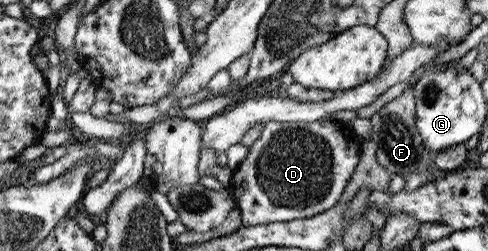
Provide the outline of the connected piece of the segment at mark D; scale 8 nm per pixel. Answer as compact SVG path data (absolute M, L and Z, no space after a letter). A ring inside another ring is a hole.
M329 117L310 123L294 121L269 121L268 123L265 123L258 139L247 149L244 159L239 163L236 169L230 172L231 177L228 189L230 189L230 196L232 196L232 200L234 200L234 204L236 204L236 207L240 212L240 222L242 223L242 227L304 219L324 212L329 208L333 208L334 205L343 199L344 187L346 187L349 177L352 177L352 172L358 163L361 145L362 140L360 140L360 137L352 130L352 128L348 128L347 123L342 124L340 122L335 122Z

